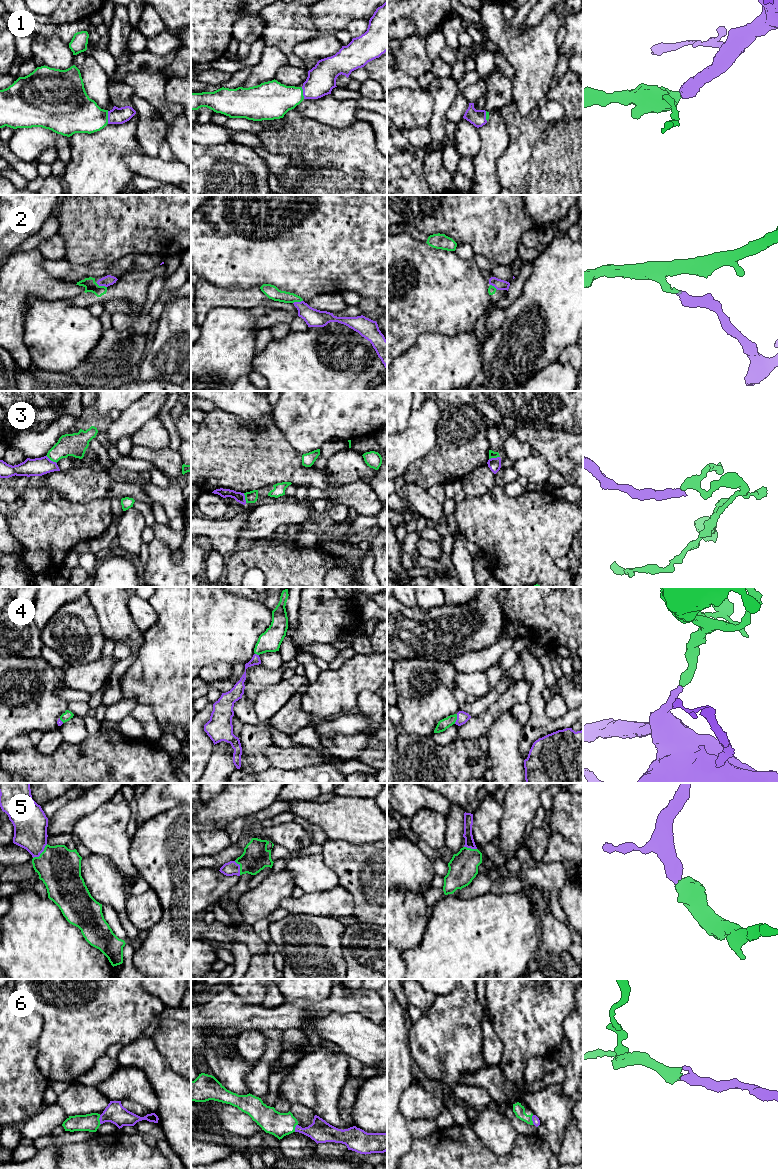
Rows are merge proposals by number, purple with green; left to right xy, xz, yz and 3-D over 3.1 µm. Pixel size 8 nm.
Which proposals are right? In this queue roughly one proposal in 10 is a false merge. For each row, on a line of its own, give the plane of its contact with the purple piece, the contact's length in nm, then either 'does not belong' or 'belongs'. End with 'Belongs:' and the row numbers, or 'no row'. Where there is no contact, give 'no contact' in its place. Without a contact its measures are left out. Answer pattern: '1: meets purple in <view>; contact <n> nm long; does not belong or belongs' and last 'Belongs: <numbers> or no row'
1: meets purple in xy; contact 100 nm long; belongs
2: meets purple in xy; contact 90 nm long; belongs
3: meets purple in xy; contact 110 nm long; does not belong
4: meets purple in yz; contact 80 nm long; belongs
5: meets purple in xy; contact 170 nm long; belongs
6: meets purple in yz; contact 80 nm long; belongs
Belongs: 1, 2, 4, 5, 6

